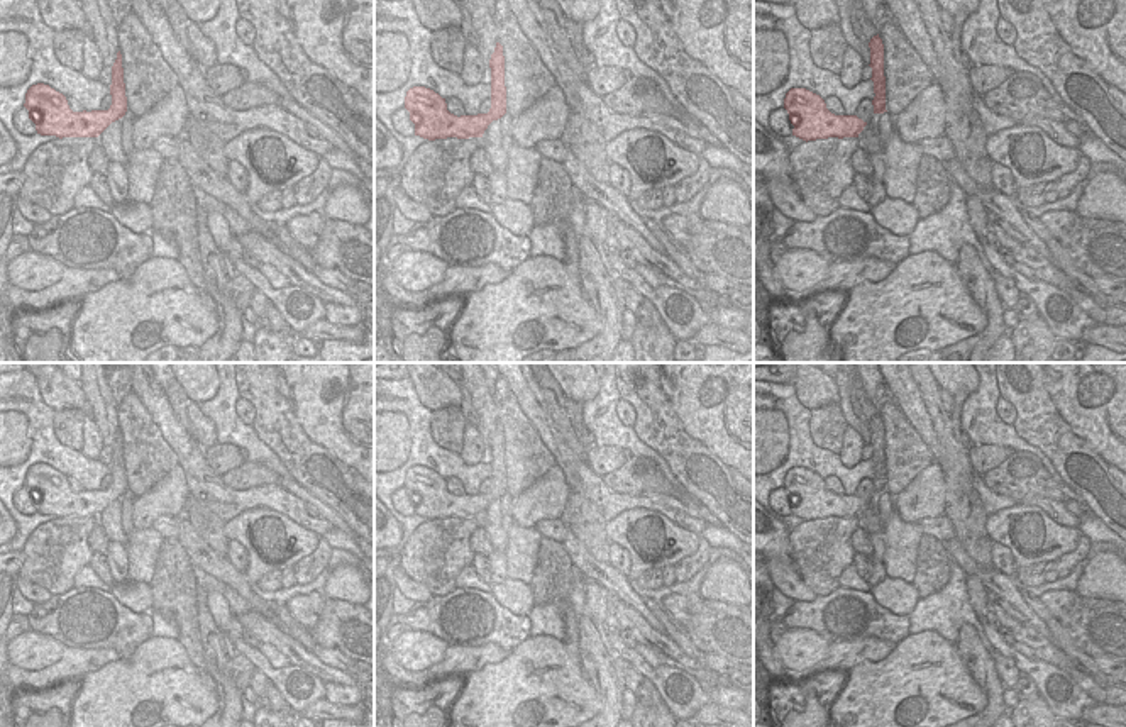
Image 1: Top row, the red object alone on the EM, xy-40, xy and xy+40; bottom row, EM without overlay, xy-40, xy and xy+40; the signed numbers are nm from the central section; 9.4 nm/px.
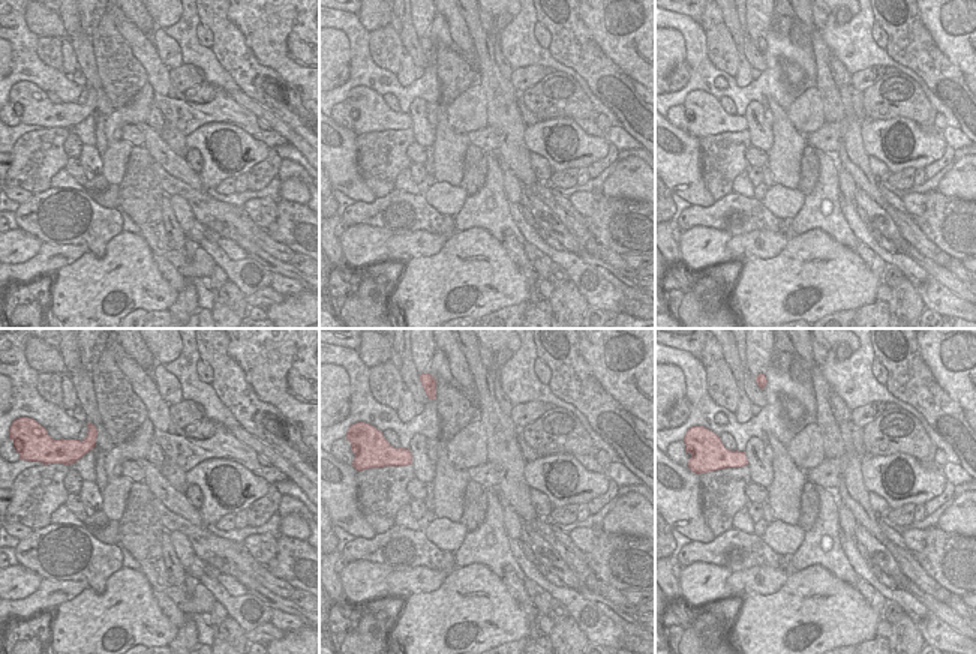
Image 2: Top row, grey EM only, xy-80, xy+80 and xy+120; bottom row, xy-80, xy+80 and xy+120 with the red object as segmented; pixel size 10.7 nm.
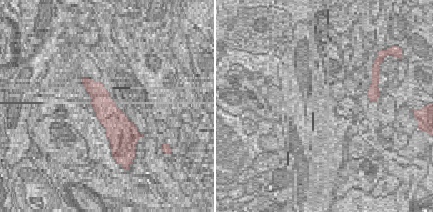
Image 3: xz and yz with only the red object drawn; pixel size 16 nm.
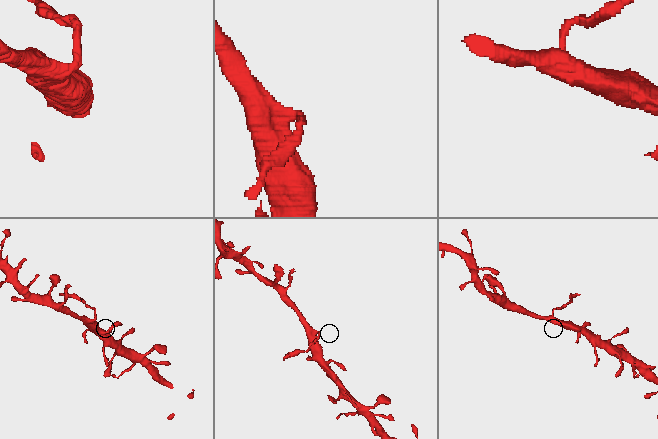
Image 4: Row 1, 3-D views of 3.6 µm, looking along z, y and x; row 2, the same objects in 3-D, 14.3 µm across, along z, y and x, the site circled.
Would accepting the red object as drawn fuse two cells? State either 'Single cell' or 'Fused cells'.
Fused cells

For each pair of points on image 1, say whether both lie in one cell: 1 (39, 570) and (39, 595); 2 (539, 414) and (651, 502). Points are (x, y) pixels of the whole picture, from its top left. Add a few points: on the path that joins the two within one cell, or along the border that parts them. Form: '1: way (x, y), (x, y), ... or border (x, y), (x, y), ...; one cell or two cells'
1: border (19, 575), (41, 585), (51, 595); two cells
2: way (557, 446), (564, 458), (608, 502), (618, 502); one cell

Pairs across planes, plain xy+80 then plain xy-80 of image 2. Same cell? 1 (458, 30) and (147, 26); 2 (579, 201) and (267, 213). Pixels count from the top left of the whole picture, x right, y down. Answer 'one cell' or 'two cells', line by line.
1: two cells
2: one cell

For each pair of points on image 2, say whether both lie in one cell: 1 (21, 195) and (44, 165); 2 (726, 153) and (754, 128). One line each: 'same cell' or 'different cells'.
1: different cells
2: different cells

